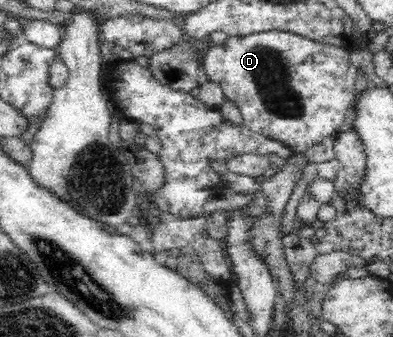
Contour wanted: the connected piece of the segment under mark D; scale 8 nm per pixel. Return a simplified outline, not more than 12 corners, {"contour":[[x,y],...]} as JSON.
{"contour":[[289,31],[205,41],[242,125],[305,153],[356,97],[350,51]]}

